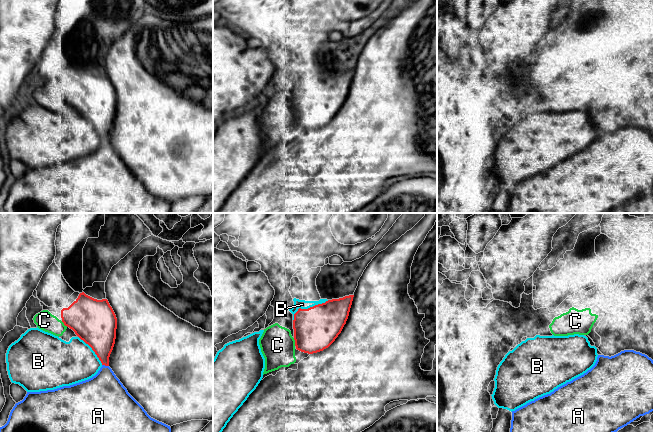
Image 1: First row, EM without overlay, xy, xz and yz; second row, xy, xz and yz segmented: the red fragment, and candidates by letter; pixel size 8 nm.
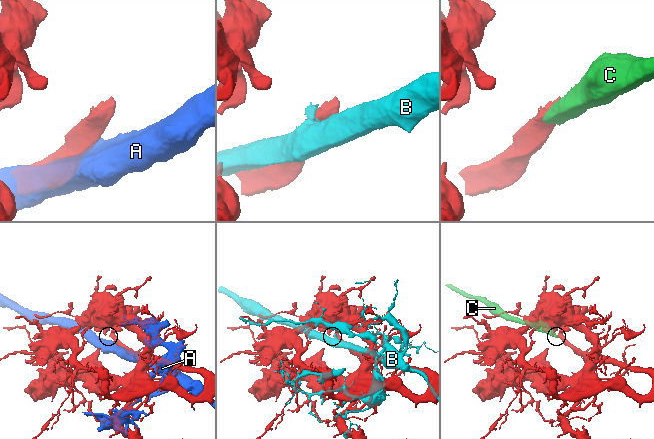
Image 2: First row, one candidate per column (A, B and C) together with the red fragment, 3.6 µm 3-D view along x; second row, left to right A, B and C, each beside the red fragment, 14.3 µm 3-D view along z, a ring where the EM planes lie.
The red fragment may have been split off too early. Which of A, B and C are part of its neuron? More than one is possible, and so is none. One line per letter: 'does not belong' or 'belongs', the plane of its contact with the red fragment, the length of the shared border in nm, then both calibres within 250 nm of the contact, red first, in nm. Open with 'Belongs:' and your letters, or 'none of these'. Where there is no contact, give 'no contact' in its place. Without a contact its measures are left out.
Belongs: C
A: does not belong; contact in xy; length 60 nm; calibres 240 and 360 nm
B: does not belong; contact in xz; length 340 nm; calibres 360 and 70 nm
C: belongs; contact in xz; length 70 nm; calibres 360 and 280 nm

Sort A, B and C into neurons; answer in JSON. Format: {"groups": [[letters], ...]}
{"groups": [["A"], ["B"], ["C"]]}

